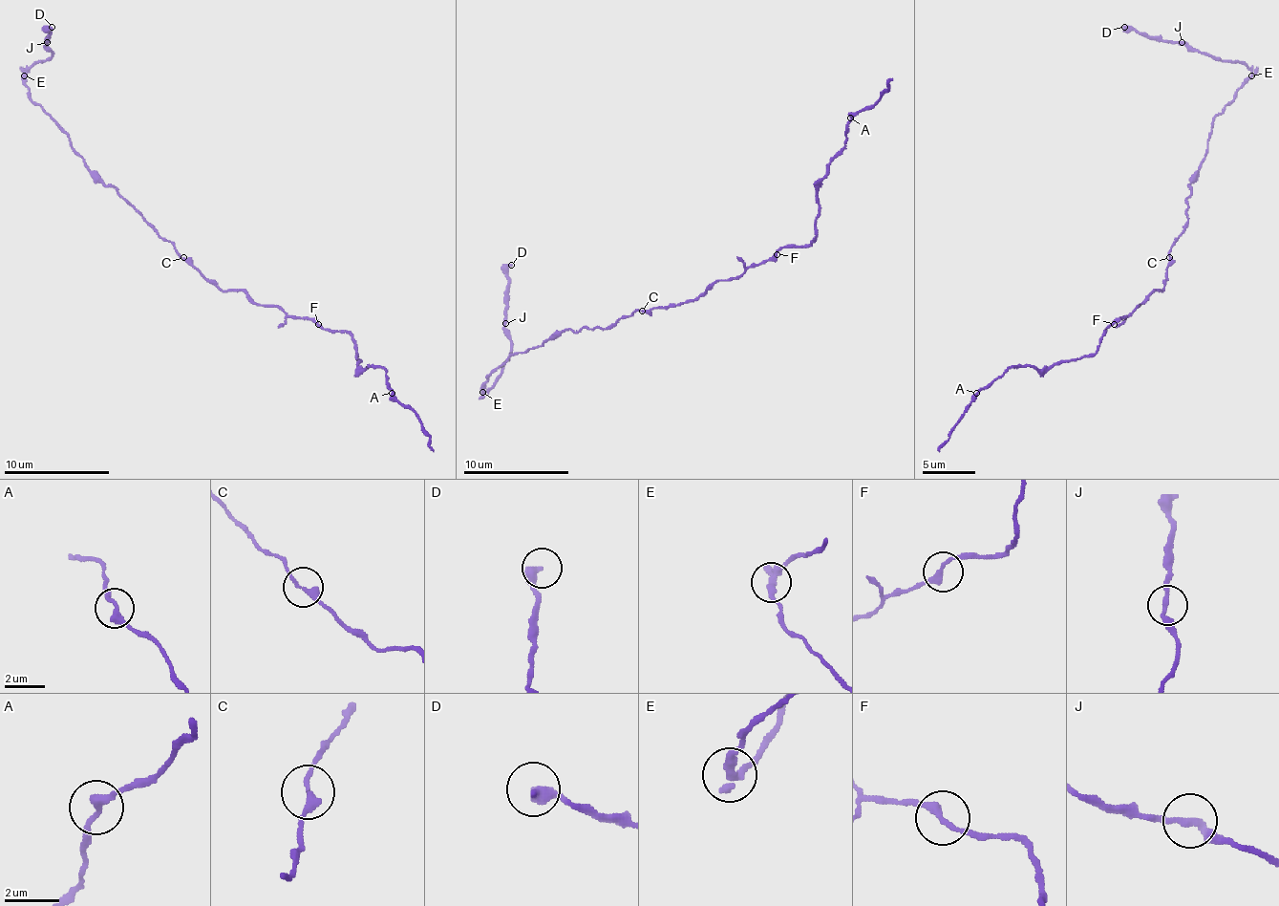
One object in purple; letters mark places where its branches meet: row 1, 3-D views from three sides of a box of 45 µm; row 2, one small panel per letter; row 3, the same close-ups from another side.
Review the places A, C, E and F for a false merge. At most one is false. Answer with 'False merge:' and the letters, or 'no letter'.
False merge: E

